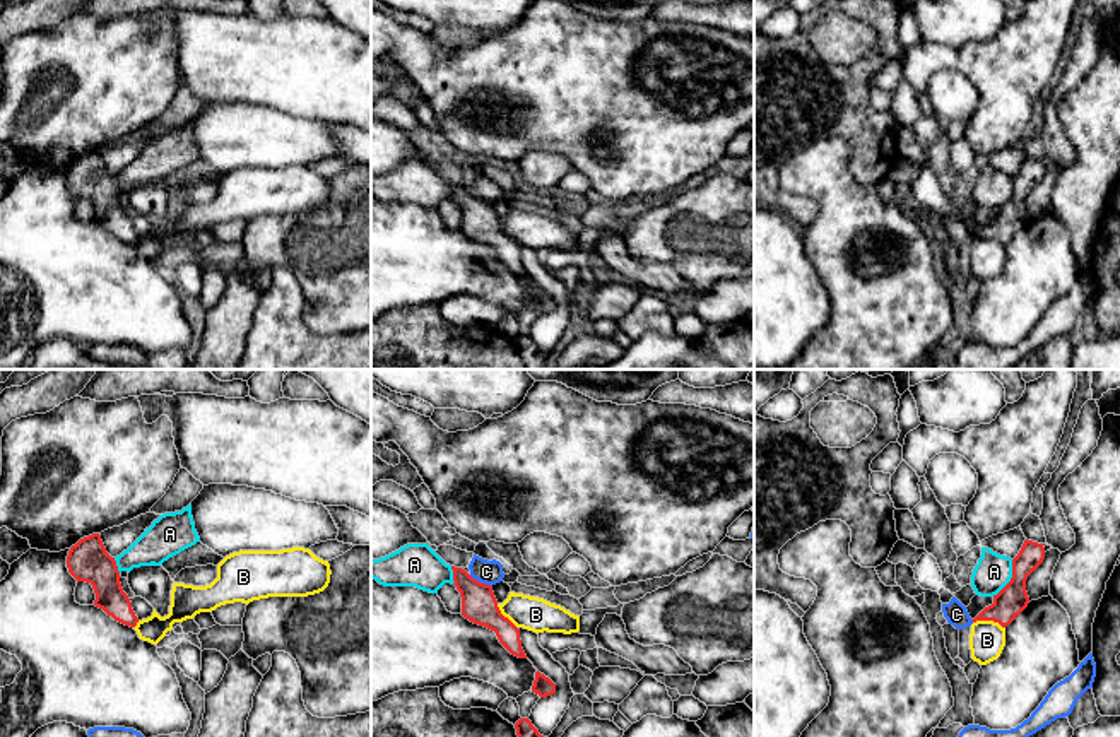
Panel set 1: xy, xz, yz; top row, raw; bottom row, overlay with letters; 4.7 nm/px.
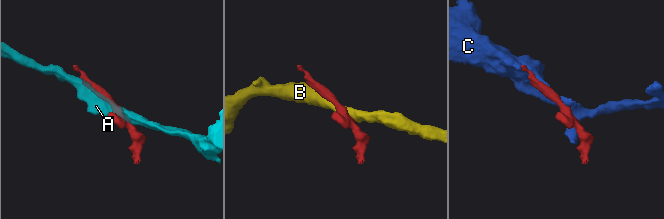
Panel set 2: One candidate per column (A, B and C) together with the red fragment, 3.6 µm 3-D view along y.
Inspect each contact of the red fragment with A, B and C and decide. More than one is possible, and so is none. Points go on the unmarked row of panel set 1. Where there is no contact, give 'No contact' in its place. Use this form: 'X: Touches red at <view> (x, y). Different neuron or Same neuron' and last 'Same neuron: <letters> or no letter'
A: Touches red at yz (1011, 195). Different neuron
B: Touches red at yz (989, 236). Different neuron
C: Touches red at xz (479, 199). Different neuron
Same neuron: no letter

